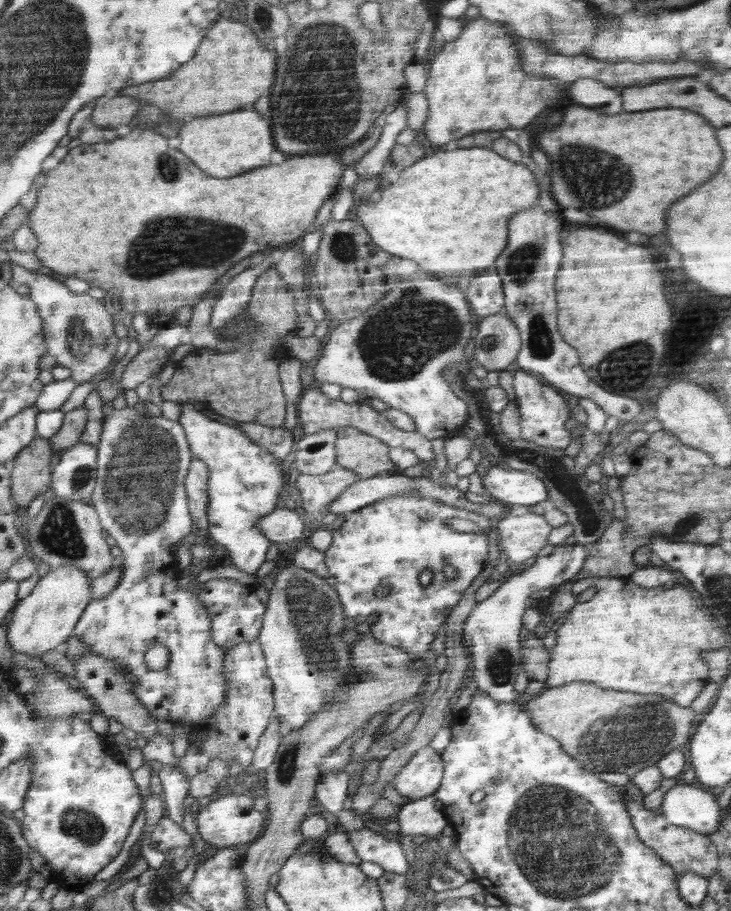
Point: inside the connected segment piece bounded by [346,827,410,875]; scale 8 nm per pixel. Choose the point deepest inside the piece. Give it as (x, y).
(370, 846)

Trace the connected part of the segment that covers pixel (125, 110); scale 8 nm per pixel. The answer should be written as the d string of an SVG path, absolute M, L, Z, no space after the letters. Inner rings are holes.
M106 96L95 102L92 121L98 126L116 128L124 124L132 123L132 118L138 115L140 106L144 106L141 100L134 100L128 96Z

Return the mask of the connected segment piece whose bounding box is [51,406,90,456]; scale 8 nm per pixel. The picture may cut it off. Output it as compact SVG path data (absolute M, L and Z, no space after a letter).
M84 406L79 407L68 414L62 430L51 438L55 452L61 452L62 456L73 446L83 442L83 434L89 423L90 413Z

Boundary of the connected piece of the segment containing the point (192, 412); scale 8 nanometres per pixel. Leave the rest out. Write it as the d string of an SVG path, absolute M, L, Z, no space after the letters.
M192 403L183 404L183 413L179 420L185 426L193 453L210 467L210 532L213 541L226 546L233 564L242 572L256 574L266 566L270 558L270 546L274 546L266 535L257 528L257 522L278 507L283 507L287 500L286 483L290 472L291 459L278 462L274 454L252 442L242 430L224 421L204 416Z

